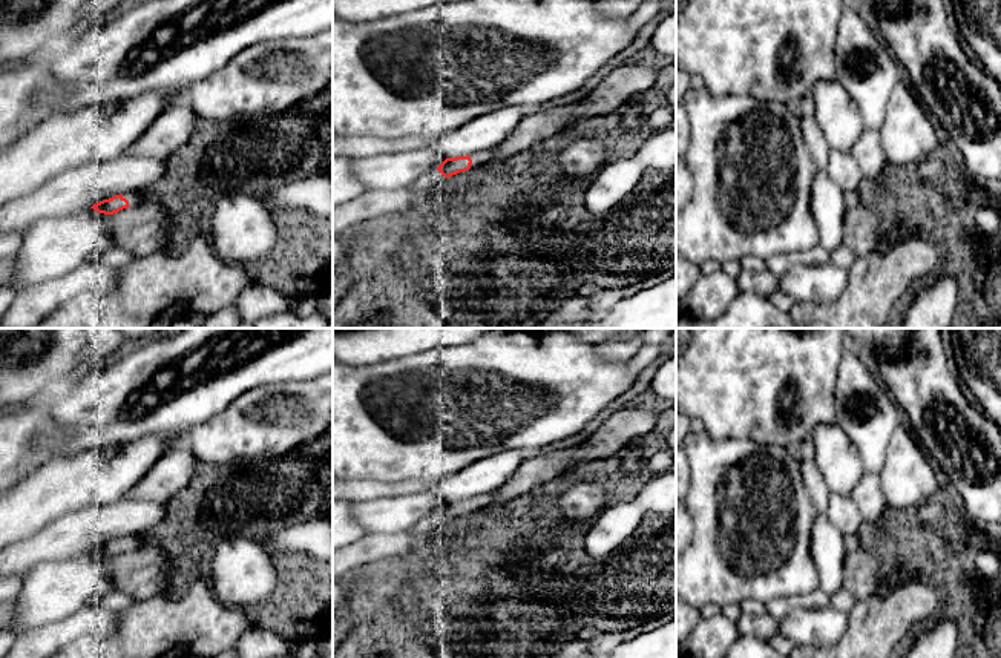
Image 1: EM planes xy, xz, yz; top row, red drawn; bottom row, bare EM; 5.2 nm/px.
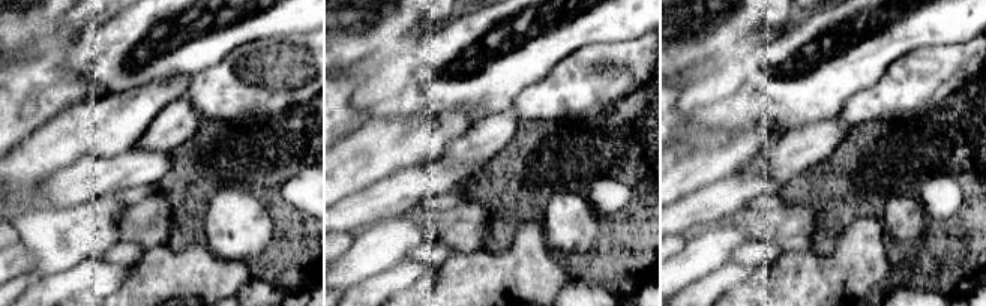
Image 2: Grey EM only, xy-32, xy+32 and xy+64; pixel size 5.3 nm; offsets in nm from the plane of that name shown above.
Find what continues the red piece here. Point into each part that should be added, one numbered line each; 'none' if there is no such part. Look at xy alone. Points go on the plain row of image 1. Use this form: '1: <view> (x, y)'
1: xy (134, 540)

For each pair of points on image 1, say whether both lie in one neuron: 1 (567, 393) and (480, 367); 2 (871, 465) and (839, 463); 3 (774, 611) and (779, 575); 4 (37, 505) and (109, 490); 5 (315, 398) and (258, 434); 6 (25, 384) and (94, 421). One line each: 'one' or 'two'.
1: one
2: two
3: two
4: one
5: one
6: two

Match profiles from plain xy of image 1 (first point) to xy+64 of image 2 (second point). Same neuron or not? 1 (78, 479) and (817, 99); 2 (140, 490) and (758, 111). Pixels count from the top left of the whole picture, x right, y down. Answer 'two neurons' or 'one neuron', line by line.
1: two neurons
2: two neurons

